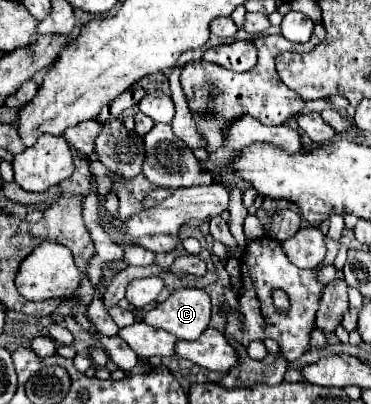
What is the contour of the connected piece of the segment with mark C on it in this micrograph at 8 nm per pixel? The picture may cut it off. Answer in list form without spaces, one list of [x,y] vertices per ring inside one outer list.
[[[200,288],[174,290],[144,318],[146,324],[174,334],[178,340],[196,340],[210,322],[210,296]]]

